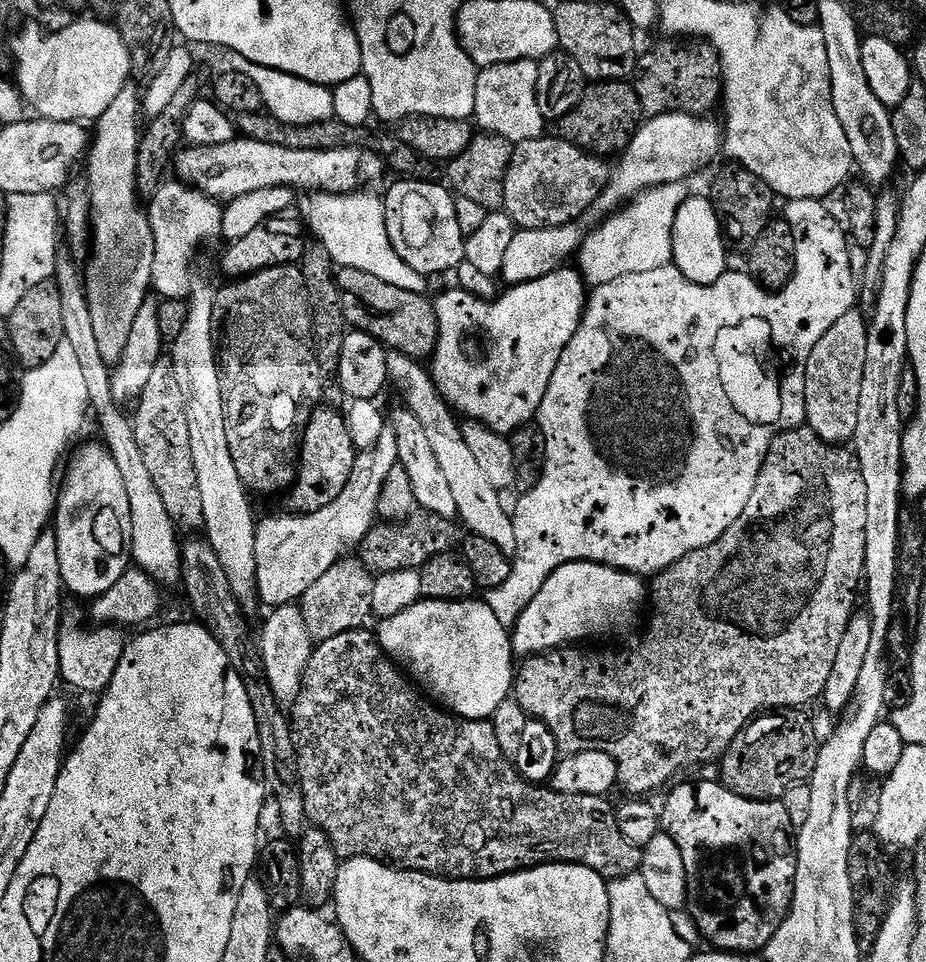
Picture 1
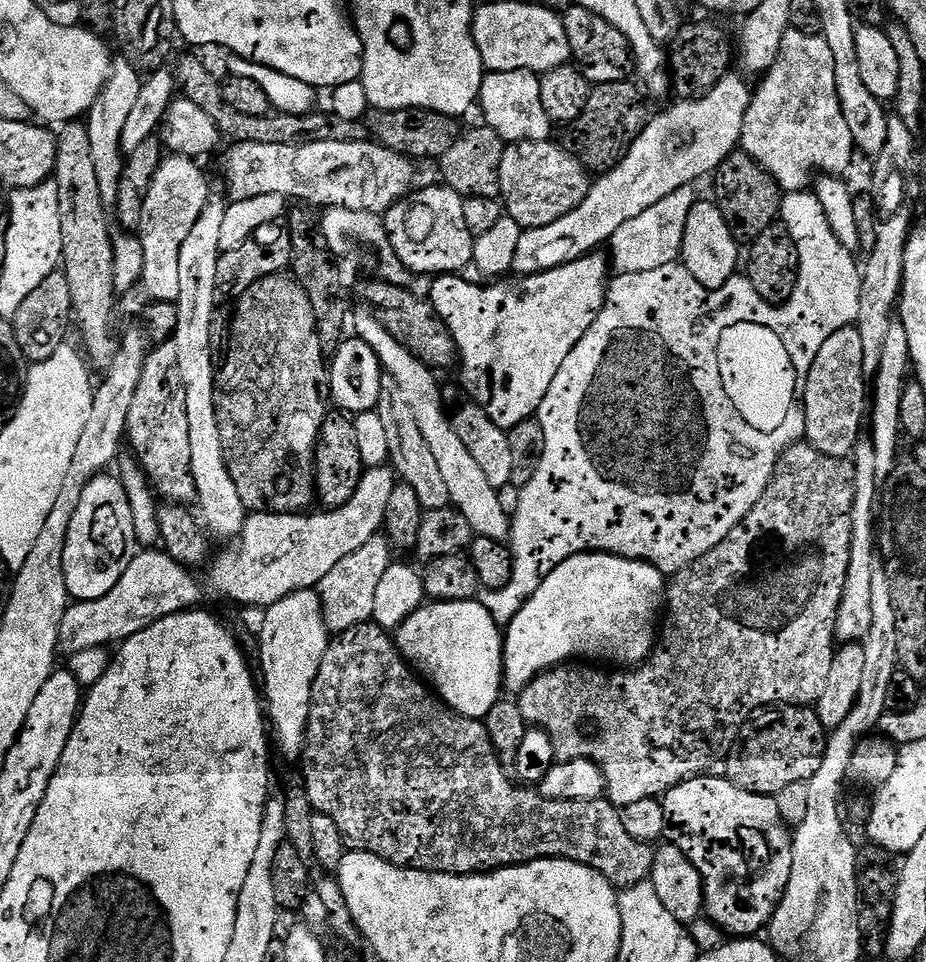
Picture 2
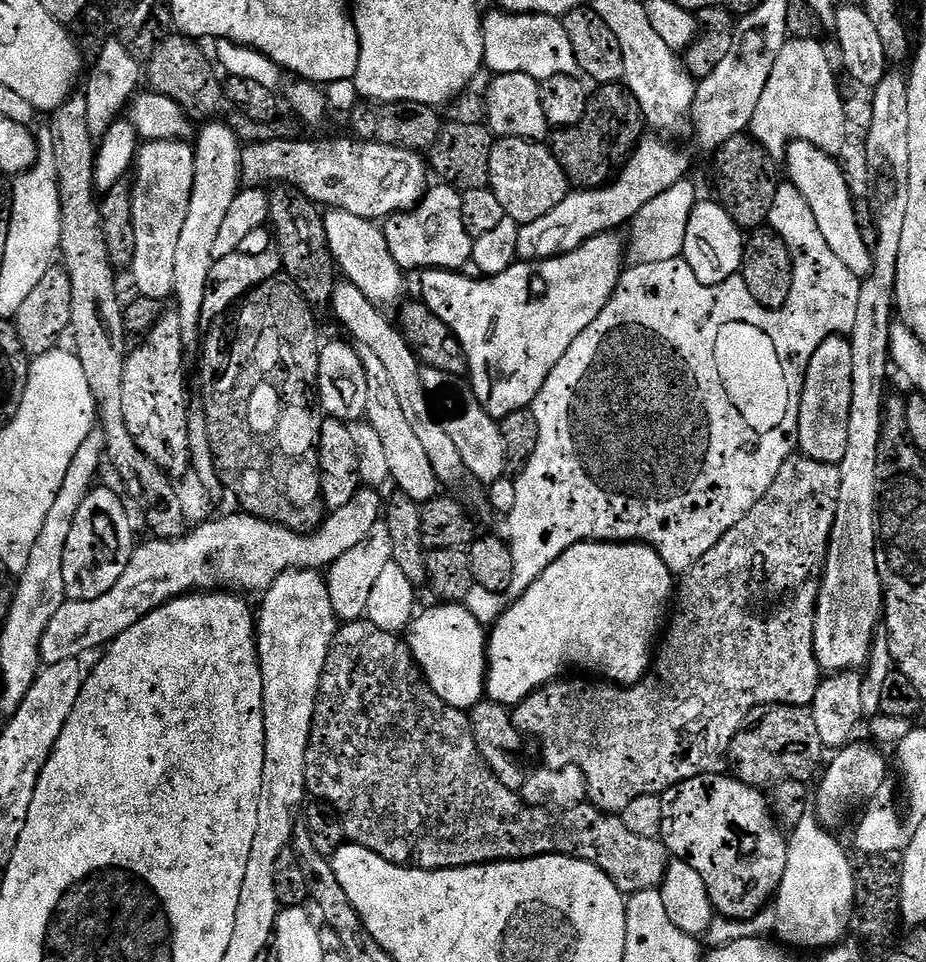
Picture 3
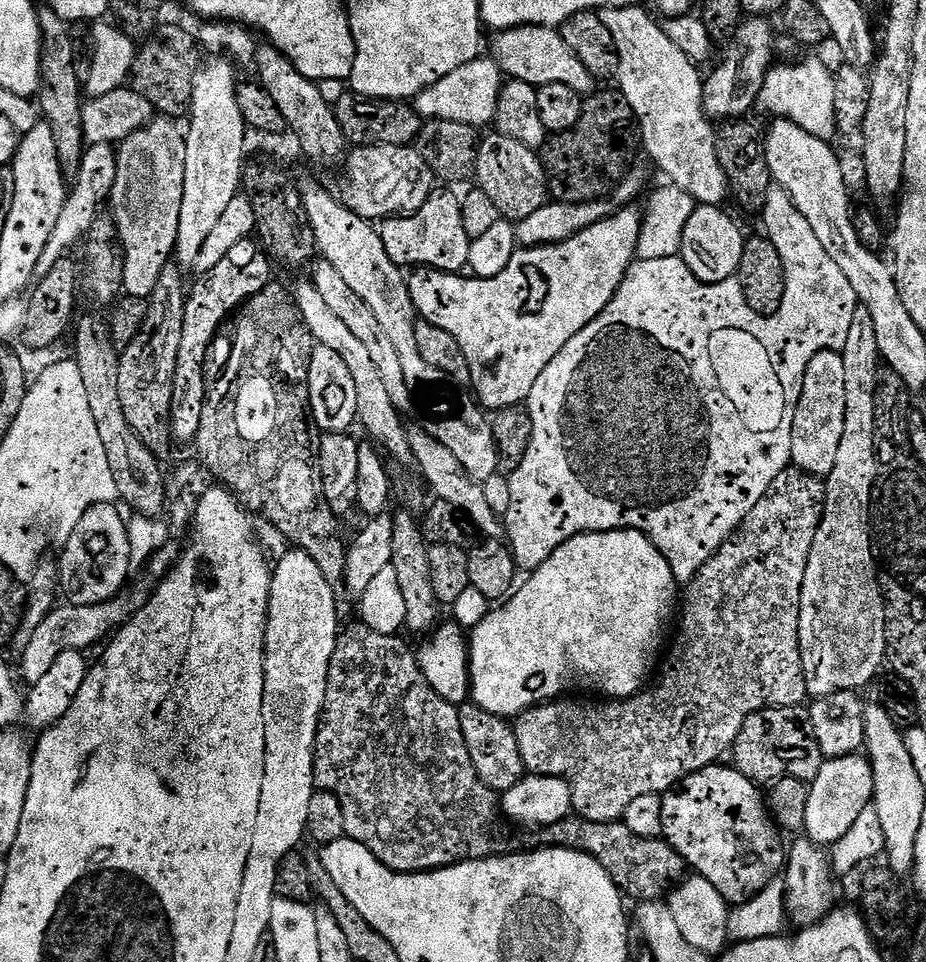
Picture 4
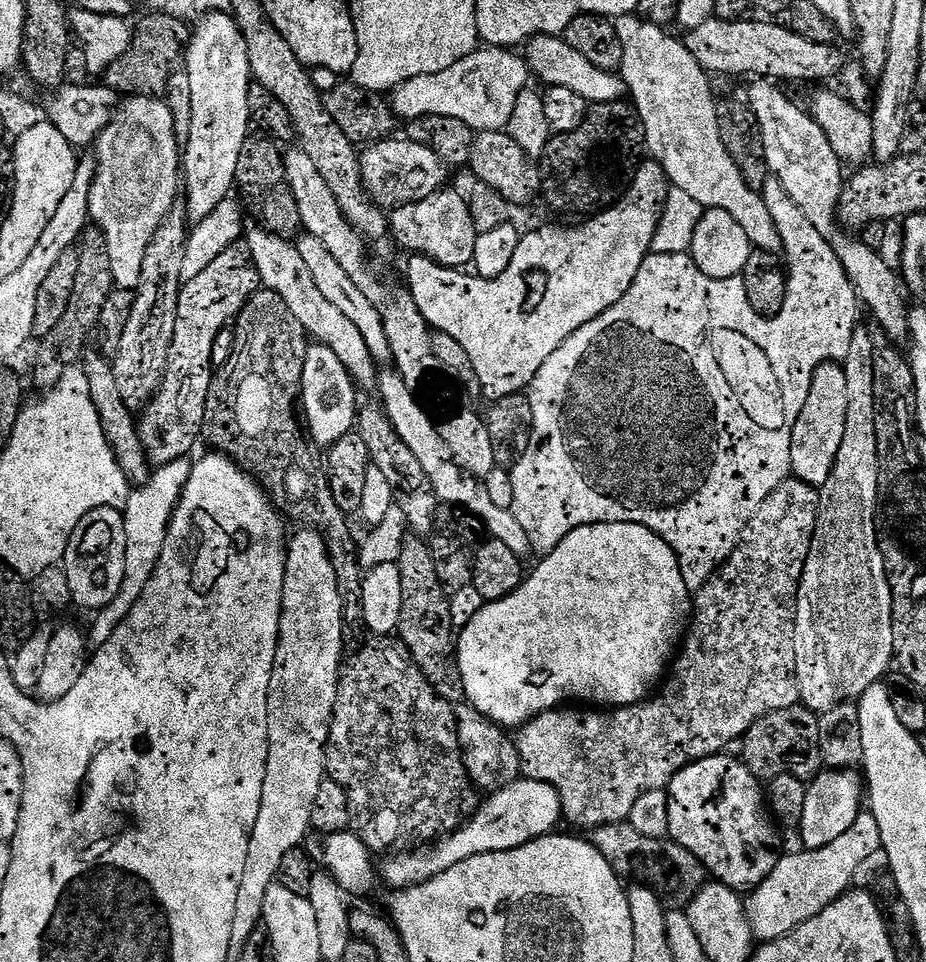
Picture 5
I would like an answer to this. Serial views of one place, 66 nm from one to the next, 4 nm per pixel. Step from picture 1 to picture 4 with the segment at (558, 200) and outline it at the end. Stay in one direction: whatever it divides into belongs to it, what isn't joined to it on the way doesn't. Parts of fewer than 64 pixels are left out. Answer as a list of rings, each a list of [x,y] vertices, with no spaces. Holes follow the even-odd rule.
[[[499,132],[486,134],[481,139],[475,179],[477,185],[493,198],[501,215],[513,222],[519,222],[534,214],[535,210],[540,210],[549,203],[552,192],[543,157],[525,143]]]

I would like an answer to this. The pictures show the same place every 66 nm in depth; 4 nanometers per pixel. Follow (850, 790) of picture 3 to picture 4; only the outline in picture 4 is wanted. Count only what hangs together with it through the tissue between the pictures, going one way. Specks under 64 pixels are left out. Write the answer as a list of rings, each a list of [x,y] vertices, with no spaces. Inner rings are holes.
[[[867,755],[825,759],[822,770],[810,784],[803,829],[807,839],[821,846],[833,846],[840,839],[844,839],[859,815],[873,803],[875,794],[876,774]]]

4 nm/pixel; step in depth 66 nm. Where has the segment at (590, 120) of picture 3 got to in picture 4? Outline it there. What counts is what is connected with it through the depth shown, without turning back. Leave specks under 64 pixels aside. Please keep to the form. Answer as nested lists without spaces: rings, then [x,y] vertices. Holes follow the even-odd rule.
[[[619,90],[612,92],[593,91],[585,99],[582,118],[570,130],[557,132],[547,137],[542,148],[542,157],[545,167],[551,179],[560,185],[555,185],[555,195],[566,204],[585,204],[611,197],[616,188],[614,182],[622,178],[622,174],[628,174],[626,166],[634,166],[637,163],[636,155],[642,152],[642,133],[640,121],[636,119],[636,111],[626,102],[626,98]]]

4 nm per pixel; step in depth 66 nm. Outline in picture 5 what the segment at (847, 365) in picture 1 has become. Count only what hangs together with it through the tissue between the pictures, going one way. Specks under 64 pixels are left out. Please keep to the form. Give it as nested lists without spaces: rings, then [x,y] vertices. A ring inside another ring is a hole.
[[[833,361],[820,364],[812,376],[810,390],[799,412],[798,421],[792,427],[791,473],[804,484],[822,488],[829,480],[838,450],[842,446],[848,405],[849,395],[843,367]]]

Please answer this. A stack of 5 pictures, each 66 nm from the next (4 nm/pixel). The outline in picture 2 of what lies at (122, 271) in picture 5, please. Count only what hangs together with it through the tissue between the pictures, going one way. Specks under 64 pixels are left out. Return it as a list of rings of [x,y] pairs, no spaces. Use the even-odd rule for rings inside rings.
[[[165,155],[146,190],[142,206],[142,222],[138,235],[142,242],[142,274],[140,284],[148,291],[149,301],[173,303],[178,298],[178,254],[186,234],[194,230],[194,222],[208,204],[208,180],[191,156]]]

